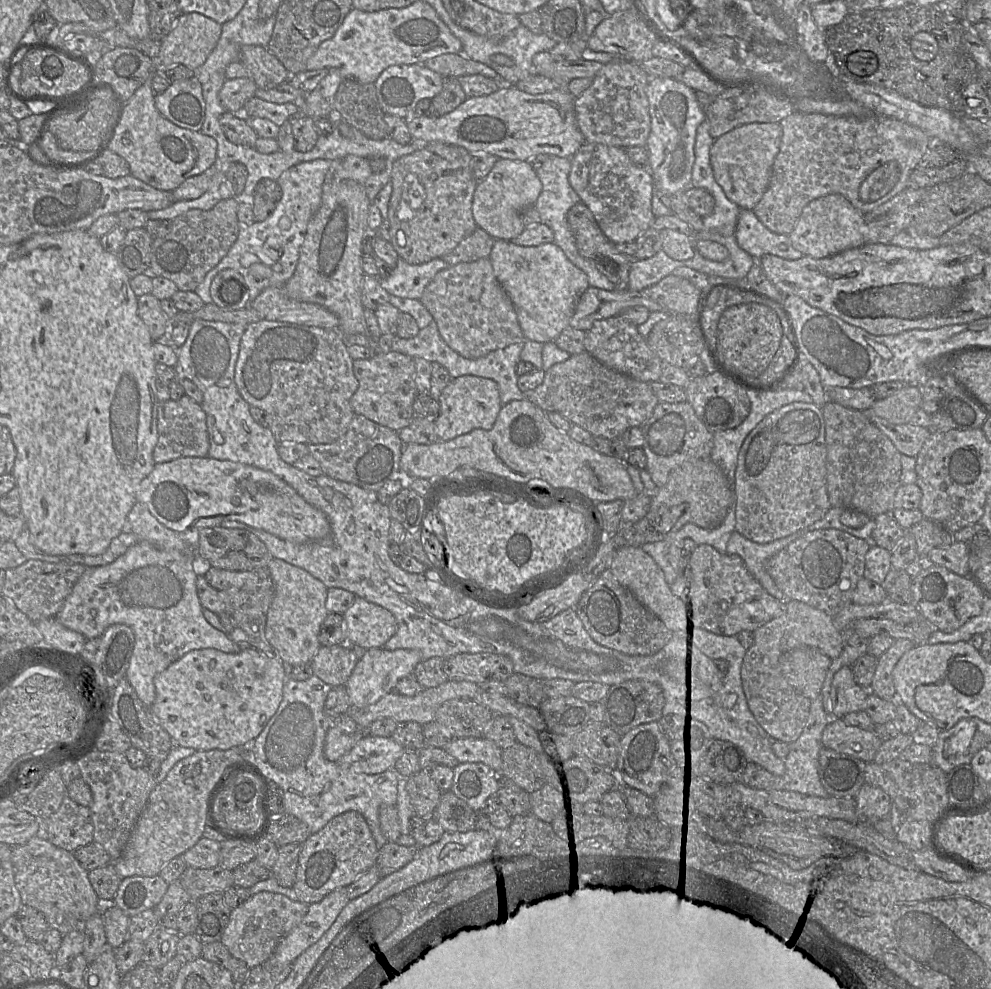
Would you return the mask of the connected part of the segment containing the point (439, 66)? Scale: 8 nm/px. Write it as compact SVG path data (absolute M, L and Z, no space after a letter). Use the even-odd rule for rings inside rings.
M462 52L459 54L442 54L427 60L423 65L442 77L458 78L465 75L482 75L493 79L500 88L511 88L515 86L507 82L489 66L468 59Z

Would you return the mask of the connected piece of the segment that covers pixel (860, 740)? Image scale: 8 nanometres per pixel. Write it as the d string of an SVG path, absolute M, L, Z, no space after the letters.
M831 718L822 733L822 746L871 762L882 744L874 730L851 726L842 718Z

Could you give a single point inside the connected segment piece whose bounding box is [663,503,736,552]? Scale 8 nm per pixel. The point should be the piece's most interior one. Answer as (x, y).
(718, 537)

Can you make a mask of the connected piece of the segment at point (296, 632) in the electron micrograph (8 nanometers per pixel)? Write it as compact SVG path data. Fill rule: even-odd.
M273 558L272 561L270 561L270 563L268 565L268 570L270 572L270 575L271 575L271 578L272 578L272 581L274 584L274 597L273 597L272 603L271 603L268 613L267 613L266 625L265 625L265 637L266 637L267 641L269 642L269 644L278 652L280 658L283 661L285 661L293 666L311 662L313 657L315 656L315 654L317 653L317 651L319 650L319 648L321 646L319 639L318 639L320 627L321 627L323 621L325 620L325 618L329 614L328 610L326 609L326 599L327 599L328 588L320 580L318 580L317 578L312 576L306 570L304 570L300 567L294 566L294 565L292 565L284 560L278 559L278 558Z

